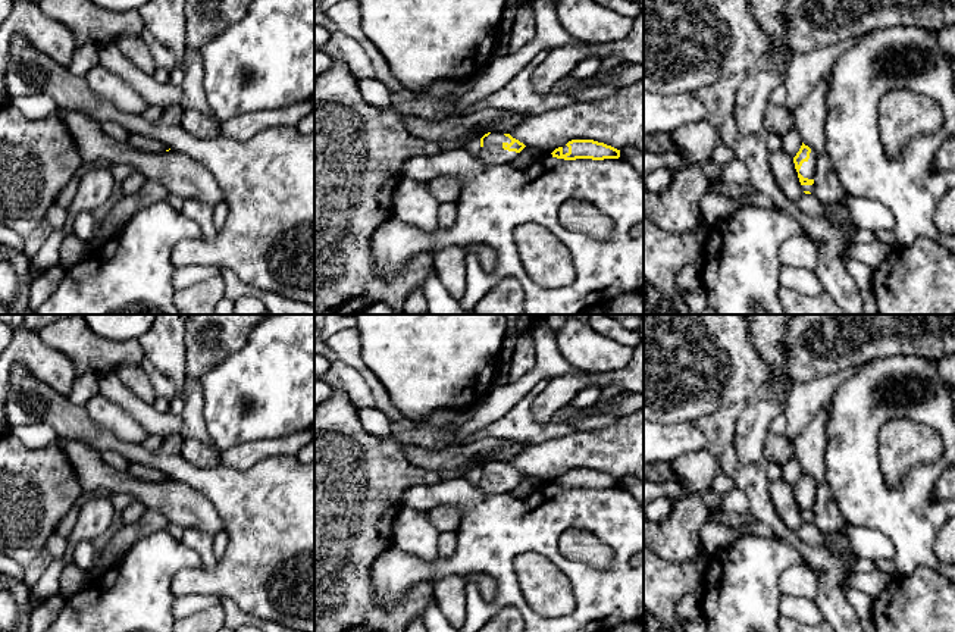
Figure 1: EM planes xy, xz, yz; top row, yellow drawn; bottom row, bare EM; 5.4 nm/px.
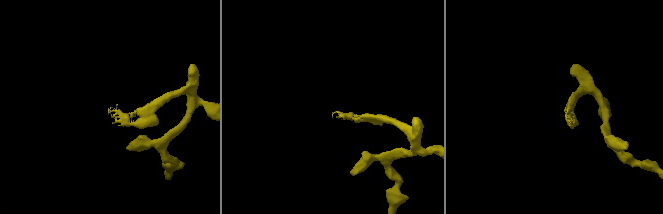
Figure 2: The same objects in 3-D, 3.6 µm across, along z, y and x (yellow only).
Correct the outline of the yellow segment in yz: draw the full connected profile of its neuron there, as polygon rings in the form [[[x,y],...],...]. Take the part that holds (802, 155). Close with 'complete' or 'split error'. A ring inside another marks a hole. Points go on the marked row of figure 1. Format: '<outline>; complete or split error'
[[[802,143],[799,151],[793,157],[795,169],[801,185],[812,185],[815,169],[817,169],[817,154],[808,146]]]; split error

